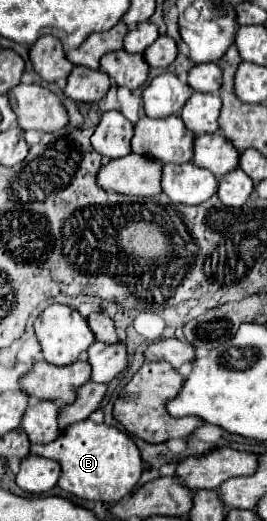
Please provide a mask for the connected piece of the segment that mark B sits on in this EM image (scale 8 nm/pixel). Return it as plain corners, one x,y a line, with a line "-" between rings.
85,419
69,425
61,435
47,445
31,445
31,453
61,463
59,487
85,501
115,503
129,495
141,477
141,455
133,439
113,425
95,425

